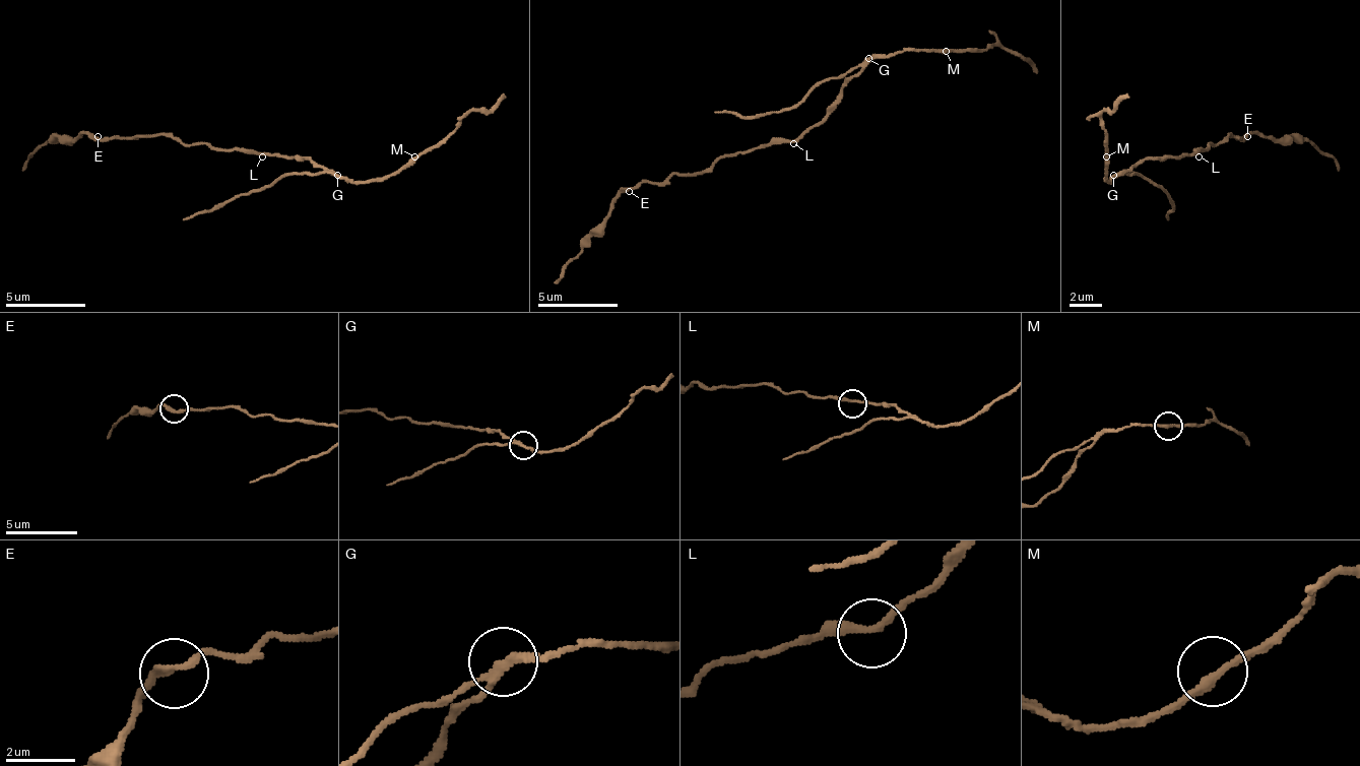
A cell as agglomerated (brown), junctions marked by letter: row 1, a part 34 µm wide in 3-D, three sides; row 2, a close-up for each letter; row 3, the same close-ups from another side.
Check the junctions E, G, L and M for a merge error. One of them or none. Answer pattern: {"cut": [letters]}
{"cut": ["G"]}

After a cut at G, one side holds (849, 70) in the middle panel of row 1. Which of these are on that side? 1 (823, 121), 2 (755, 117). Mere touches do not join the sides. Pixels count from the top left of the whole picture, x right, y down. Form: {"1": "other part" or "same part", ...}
{"1": "other part", "2": "same part"}

